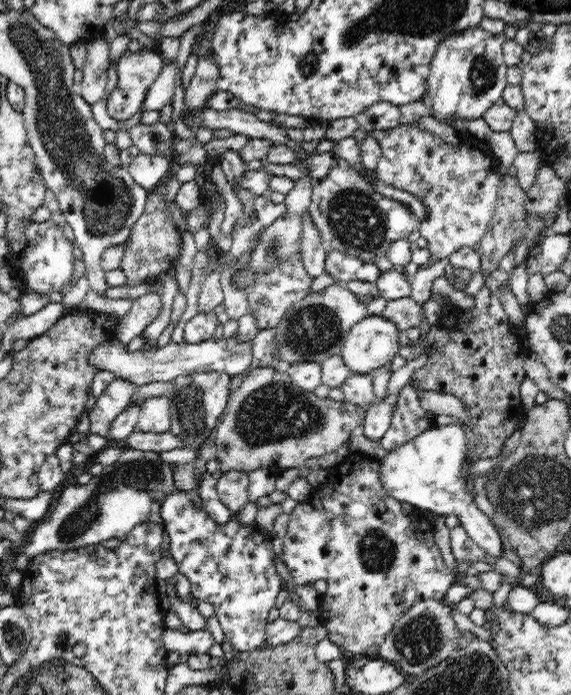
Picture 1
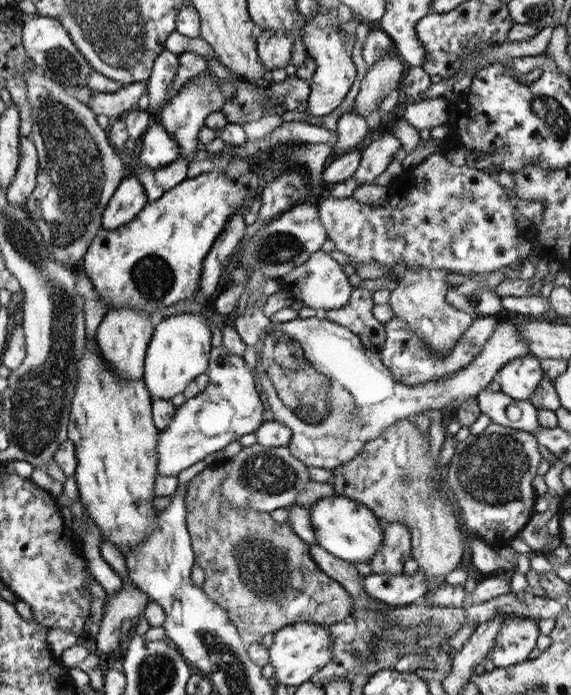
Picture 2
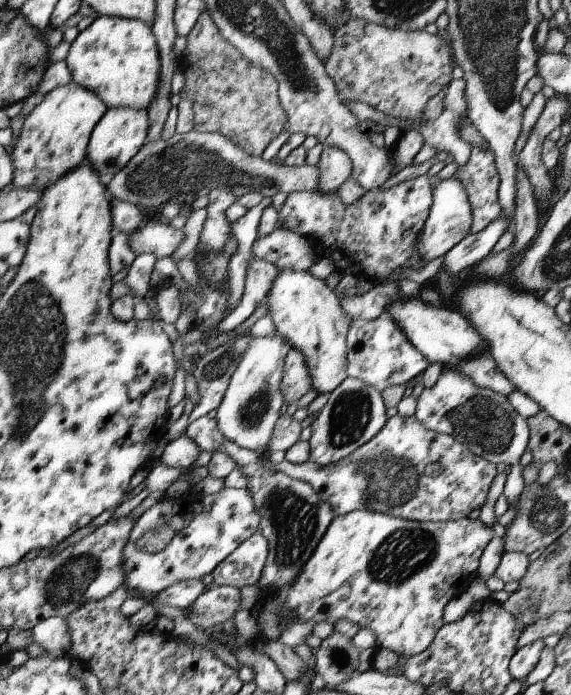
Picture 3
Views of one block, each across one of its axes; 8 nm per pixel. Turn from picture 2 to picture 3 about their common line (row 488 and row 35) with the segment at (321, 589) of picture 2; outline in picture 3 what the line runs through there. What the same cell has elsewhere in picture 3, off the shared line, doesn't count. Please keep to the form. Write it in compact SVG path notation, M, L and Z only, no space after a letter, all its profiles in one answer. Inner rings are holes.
M207 10L199 14L185 40L187 46L181 60L185 86L177 94L177 100L191 102L193 130L201 134L223 134L249 156L259 158L287 124L287 114L277 96L279 82L271 72L255 68L243 58L243 54L219 34Z

